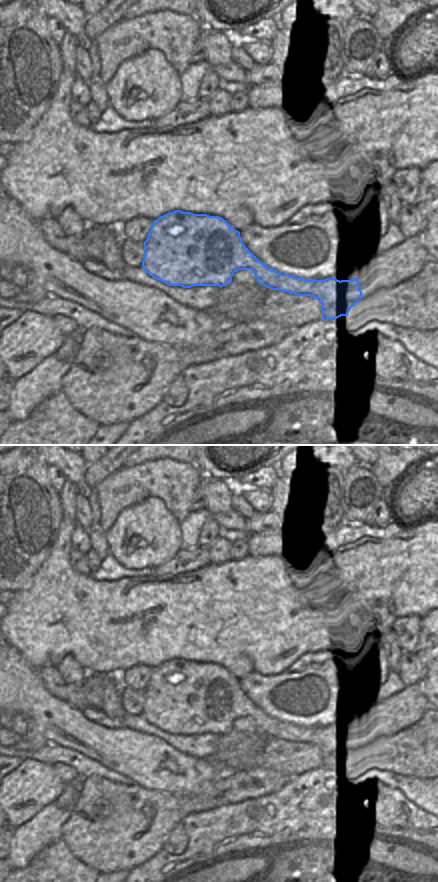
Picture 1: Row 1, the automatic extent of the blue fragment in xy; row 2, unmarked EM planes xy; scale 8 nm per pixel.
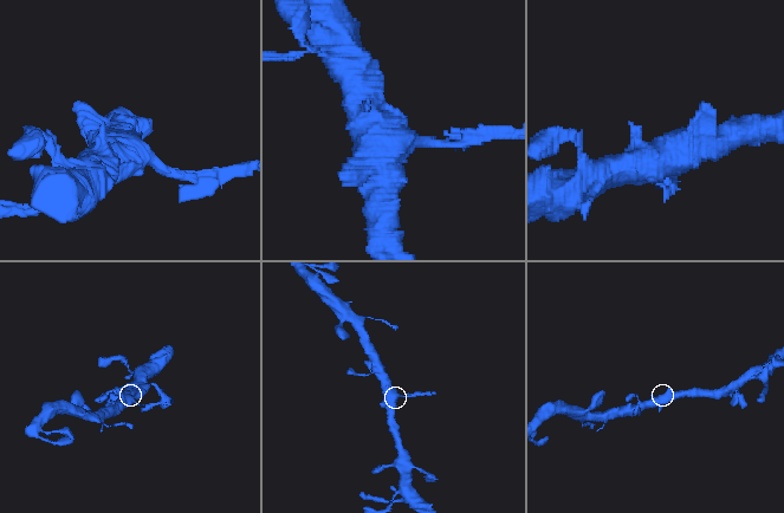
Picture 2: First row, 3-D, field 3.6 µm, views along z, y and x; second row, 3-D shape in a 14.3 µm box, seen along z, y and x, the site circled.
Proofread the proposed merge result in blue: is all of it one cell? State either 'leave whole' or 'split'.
split

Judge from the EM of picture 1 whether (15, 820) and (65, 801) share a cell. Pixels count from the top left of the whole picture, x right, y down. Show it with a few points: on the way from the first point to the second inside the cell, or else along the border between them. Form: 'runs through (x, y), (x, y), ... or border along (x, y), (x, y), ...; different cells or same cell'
border along (58, 796), (44, 805), (21, 825); different cells

